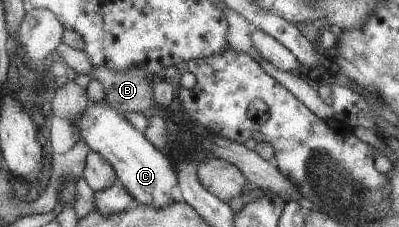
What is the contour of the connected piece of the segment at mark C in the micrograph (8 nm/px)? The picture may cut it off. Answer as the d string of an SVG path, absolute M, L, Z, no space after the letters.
M93 103L85 107L70 126L77 130L79 139L89 146L90 151L98 152L109 162L117 180L139 204L165 208L179 198L175 189L177 176L174 164L159 149L155 149L141 131L133 128L120 112L107 104Z

